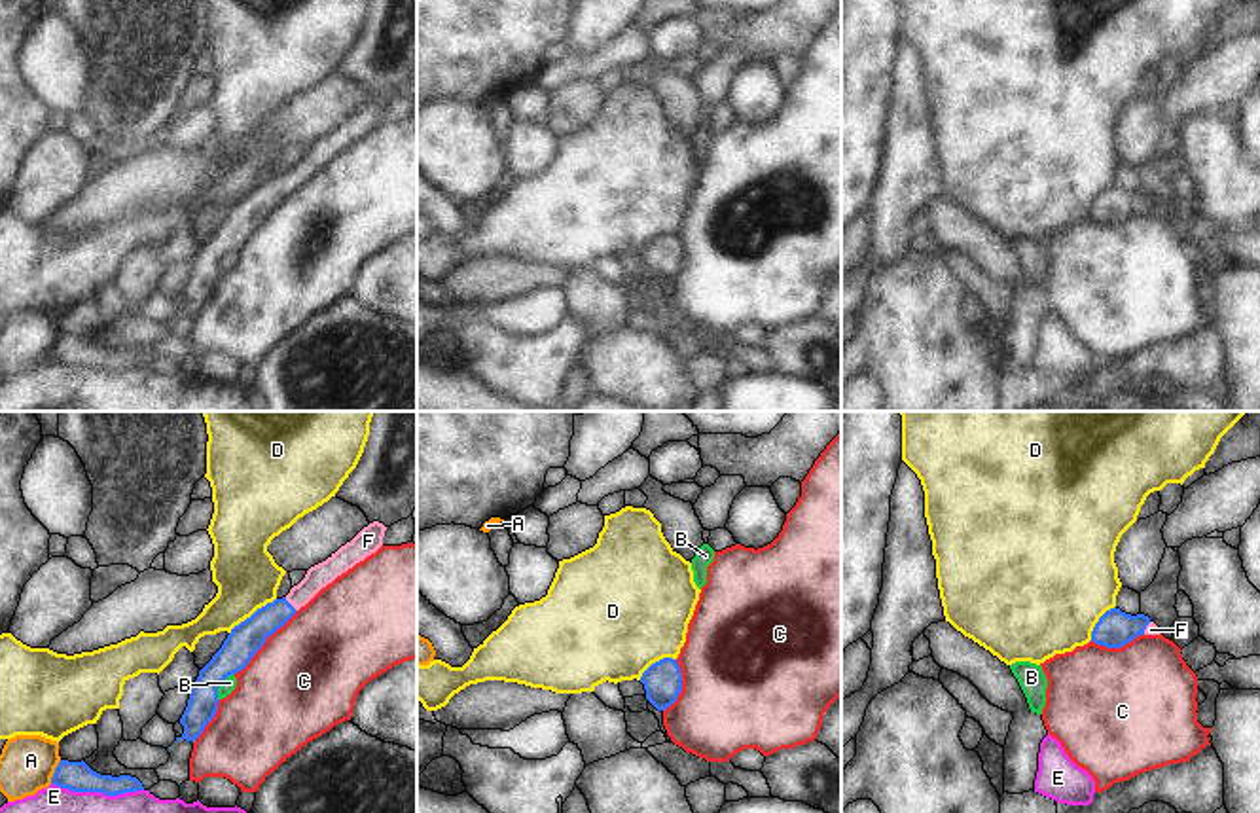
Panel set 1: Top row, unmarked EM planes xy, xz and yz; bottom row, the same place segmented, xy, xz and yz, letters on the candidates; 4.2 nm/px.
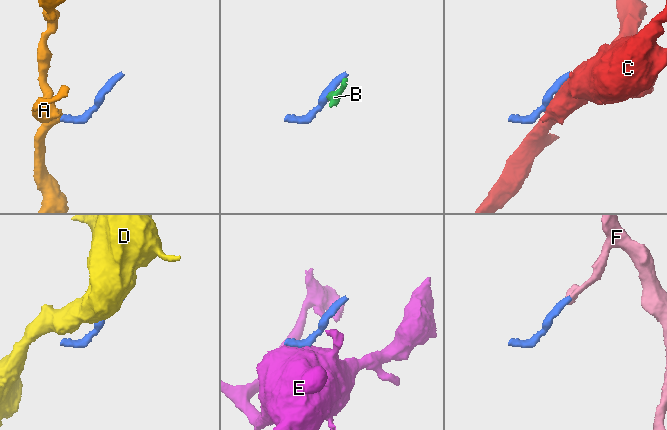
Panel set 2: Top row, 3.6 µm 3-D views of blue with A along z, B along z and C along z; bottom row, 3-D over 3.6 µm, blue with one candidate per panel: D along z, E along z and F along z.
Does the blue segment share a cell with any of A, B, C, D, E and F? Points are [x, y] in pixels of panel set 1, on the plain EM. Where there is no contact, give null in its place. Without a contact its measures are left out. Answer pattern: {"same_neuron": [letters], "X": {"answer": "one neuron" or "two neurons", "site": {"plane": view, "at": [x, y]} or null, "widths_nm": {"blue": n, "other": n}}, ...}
{"same_neuron": ["F"], "A": {"answer": "two neurons", "site": {"plane": "xy", "at": [55, 347]}, "widths_nm": {"blue": 130, "other": 240}}, "B": {"answer": "two neurons", "site": {"plane": "xy", "at": [218, 262]}, "widths_nm": {"blue": 140, "other": 60}}, "C": {"answer": "two neurons", "site": {"plane": "xy", "at": [264, 216]}, "widths_nm": {"blue": 140, "other": 460}}, "D": {"answer": "two neurons", "site": {"plane": "xy", "at": [252, 190]}, "widths_nm": {"blue": 140, "other": 260}}, "E": {"answer": "two neurons", "site": {"plane": "xy", "at": [97, 366]}, "widths_nm": {"blue": 130, "other": 380}}, "F": {"answer": "one neuron", "site": {"plane": "xy", "at": [290, 180]}, "widths_nm": {"blue": 140, "other": 100}}}

